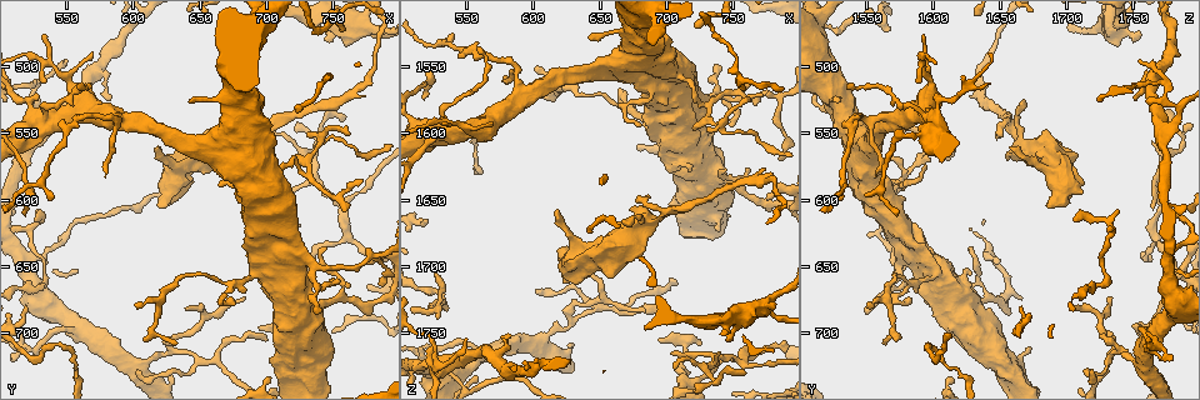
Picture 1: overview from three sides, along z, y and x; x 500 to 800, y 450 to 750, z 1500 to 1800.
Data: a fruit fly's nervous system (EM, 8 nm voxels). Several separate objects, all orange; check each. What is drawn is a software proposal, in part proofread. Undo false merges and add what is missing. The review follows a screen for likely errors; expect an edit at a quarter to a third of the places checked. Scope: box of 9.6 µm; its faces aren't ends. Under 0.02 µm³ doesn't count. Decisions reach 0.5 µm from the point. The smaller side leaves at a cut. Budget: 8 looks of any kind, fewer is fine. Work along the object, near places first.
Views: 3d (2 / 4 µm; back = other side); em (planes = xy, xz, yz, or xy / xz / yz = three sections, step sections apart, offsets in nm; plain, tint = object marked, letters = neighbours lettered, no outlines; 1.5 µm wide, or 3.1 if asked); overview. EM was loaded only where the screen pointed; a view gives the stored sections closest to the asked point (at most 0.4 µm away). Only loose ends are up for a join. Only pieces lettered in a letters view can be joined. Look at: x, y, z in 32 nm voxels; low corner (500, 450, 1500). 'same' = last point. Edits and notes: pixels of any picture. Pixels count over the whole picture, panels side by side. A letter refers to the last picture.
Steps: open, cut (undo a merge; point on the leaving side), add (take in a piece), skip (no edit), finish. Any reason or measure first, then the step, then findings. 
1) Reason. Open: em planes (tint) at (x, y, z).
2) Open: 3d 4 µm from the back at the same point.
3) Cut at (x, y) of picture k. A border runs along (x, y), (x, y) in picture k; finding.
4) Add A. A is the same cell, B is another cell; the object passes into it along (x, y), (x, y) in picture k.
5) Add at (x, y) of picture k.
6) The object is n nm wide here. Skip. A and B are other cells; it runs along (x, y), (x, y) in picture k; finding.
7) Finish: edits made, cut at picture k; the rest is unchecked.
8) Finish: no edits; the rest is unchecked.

Open: 3d 4 µm from the back at (722, 656, 1786).

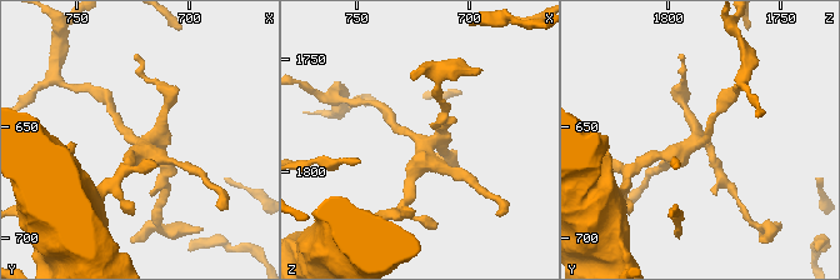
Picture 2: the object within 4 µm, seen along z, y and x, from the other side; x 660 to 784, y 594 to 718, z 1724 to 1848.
Now the EM. Open: em yz step 8 (tint) at (724, 658, 1787).

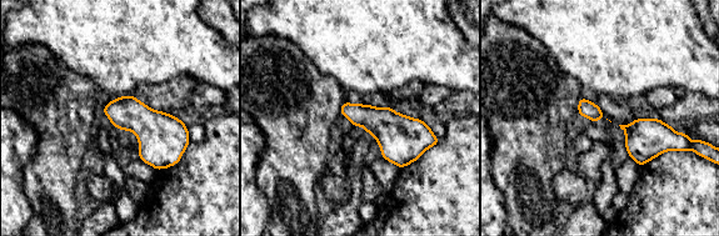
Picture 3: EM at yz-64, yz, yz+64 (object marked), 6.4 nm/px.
Open: em xy step 4 (letters) at the same point.

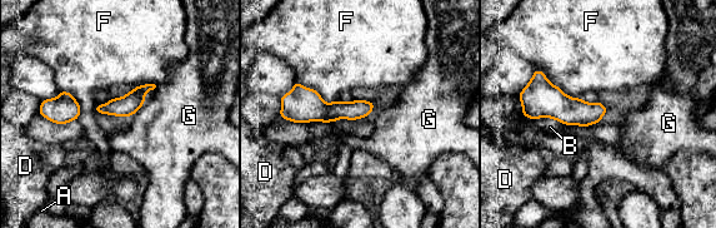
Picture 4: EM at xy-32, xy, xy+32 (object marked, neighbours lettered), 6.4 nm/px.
The object is 130 nm wide here. Skip. A, B, D, F and G are other cells; it runs along (150, 87), (124, 107), (98, 109) in picture 4; continuous, no second neuron.

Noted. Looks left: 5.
Stops while still wide. Open: 3d 4 µm at (624, 732, 1760).

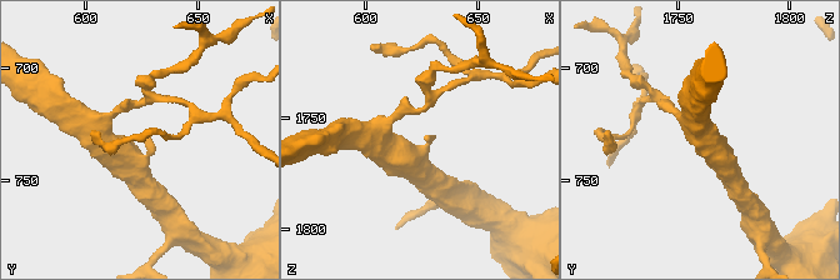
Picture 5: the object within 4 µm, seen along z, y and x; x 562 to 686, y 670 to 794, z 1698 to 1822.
Shape alone is not enough. Open: em planes (tint) at the same point.

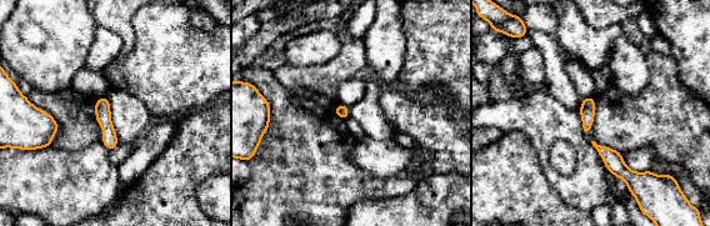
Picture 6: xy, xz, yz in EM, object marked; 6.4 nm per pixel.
What lies round it. Open: em planes (letters) at the same point.

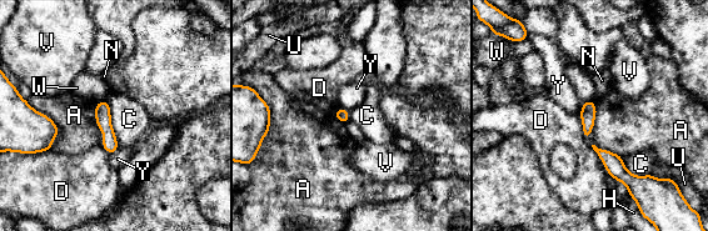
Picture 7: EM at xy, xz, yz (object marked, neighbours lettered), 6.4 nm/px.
Skip. A, C, D, H, N, U, V, W and Y are other cells; a border runs along (248, 85), (269, 109), (252, 161) in picture 7; no lettered piece goes on from it.

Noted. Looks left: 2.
Thin end. Open: em planes (letters) at (684, 554, 1646).

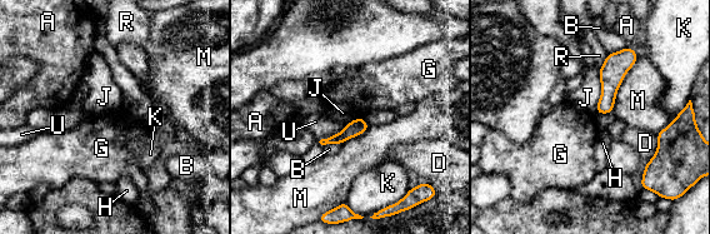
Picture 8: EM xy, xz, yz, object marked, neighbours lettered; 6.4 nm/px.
The longest contact is with M, 400 nm. Skip. A, B, D, G, H, J, K, M, R and U are other cells; a border runs along (358, 116), (361, 118) in picture 8; none of them fits.

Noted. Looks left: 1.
Finish: no edits; the rest is unchecked.

